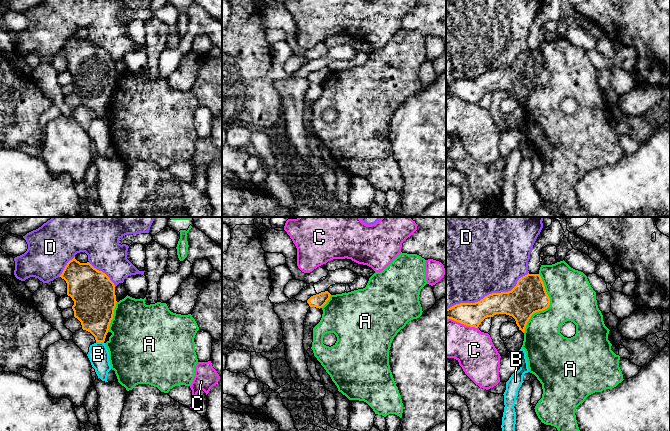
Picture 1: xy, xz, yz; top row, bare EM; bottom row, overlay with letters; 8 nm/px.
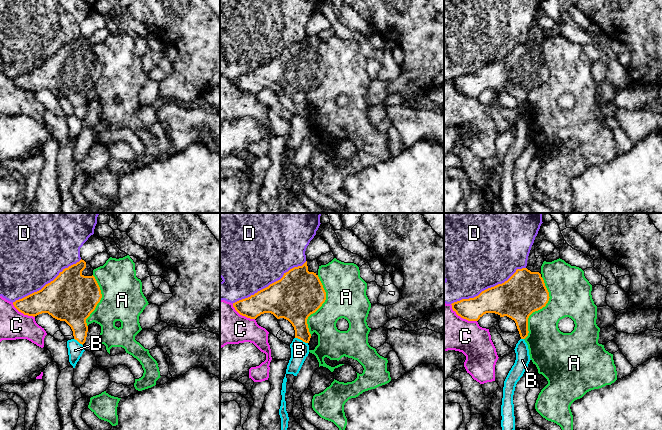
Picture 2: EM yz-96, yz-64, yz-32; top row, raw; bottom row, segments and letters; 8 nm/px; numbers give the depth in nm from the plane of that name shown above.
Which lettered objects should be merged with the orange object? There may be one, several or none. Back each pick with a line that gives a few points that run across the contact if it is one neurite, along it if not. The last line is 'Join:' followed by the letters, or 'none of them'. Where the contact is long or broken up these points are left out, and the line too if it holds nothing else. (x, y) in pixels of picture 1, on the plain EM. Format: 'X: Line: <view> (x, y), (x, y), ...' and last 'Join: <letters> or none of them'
Join: none of them

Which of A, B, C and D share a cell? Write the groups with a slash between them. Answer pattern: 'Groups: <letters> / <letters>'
Groups: A / B / C / D

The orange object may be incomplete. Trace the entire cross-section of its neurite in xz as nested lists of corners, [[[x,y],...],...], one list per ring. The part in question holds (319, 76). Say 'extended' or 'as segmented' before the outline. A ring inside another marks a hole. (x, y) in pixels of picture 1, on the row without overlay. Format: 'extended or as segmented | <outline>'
as segmented | [[[328,67],[311,72],[307,79],[310,83],[322,84],[330,75],[331,70]]]

